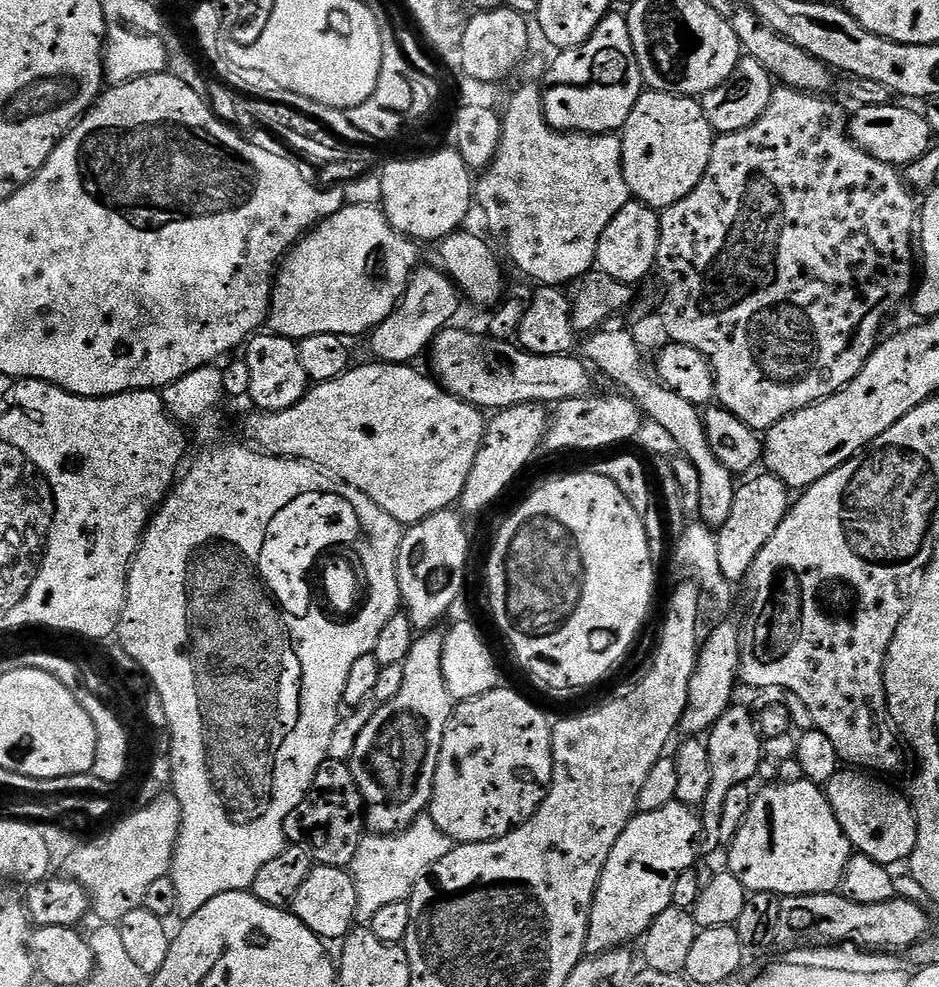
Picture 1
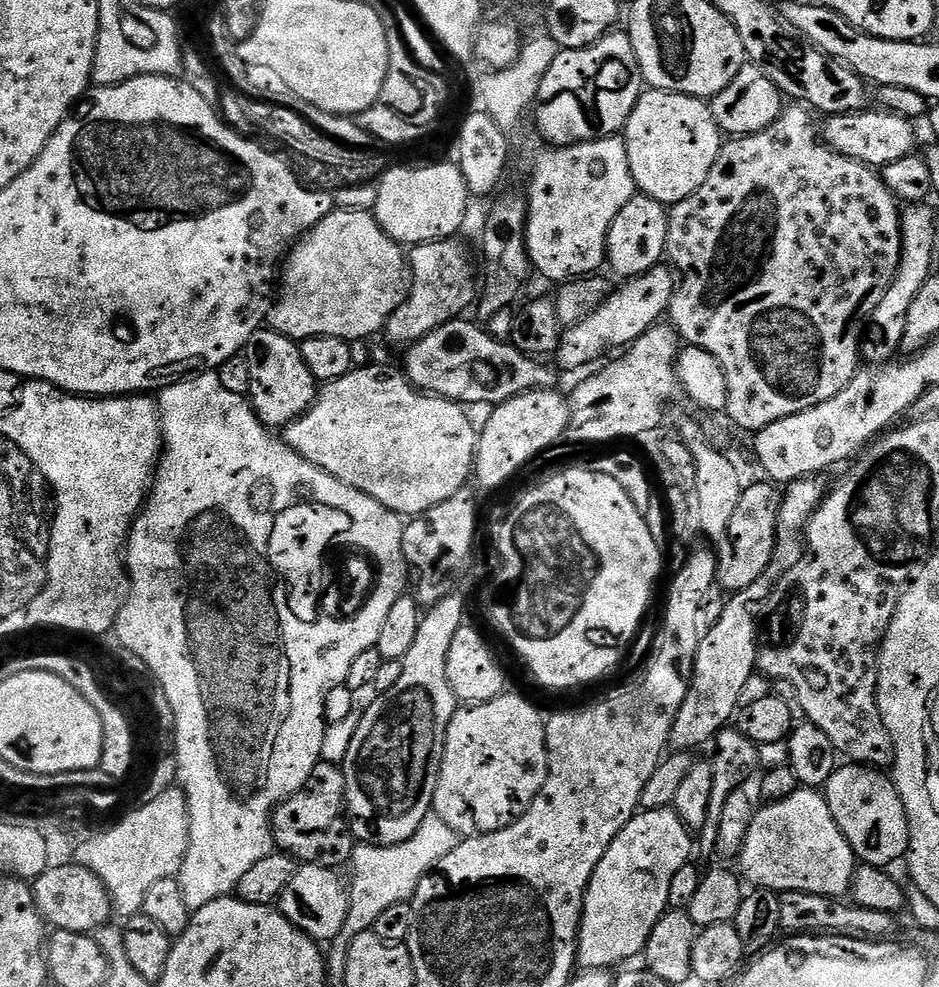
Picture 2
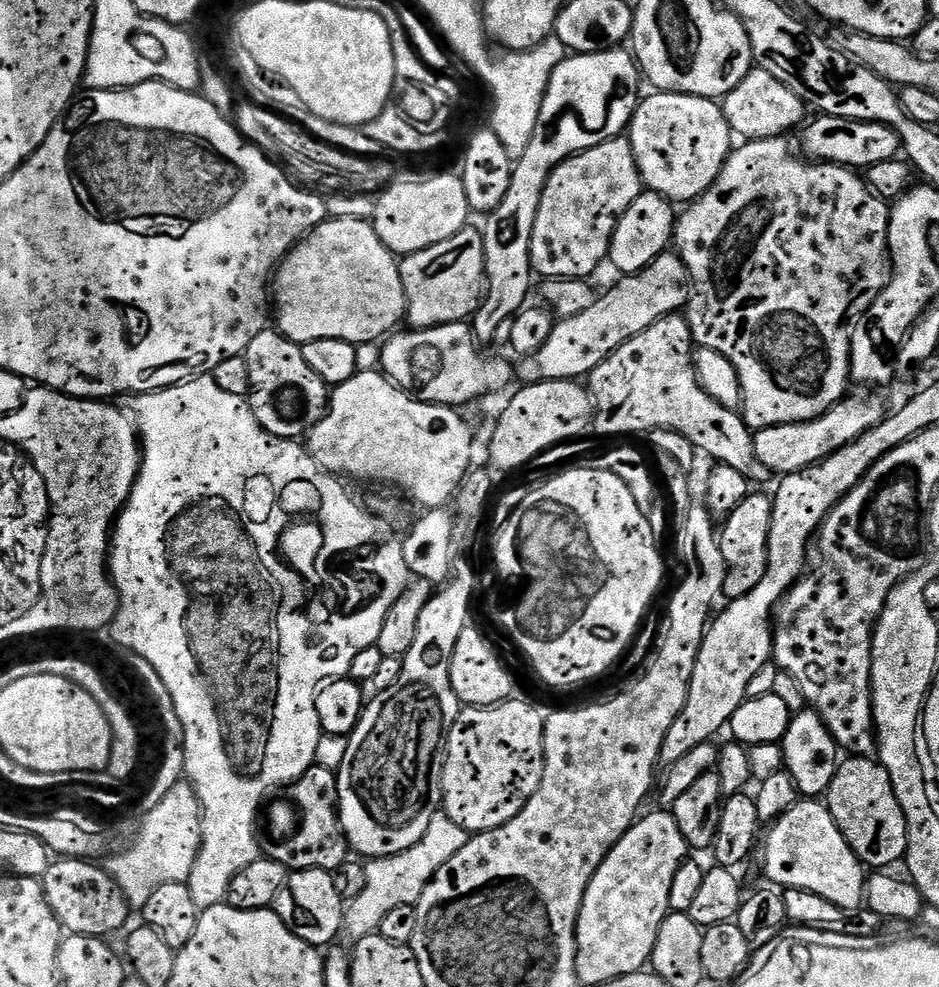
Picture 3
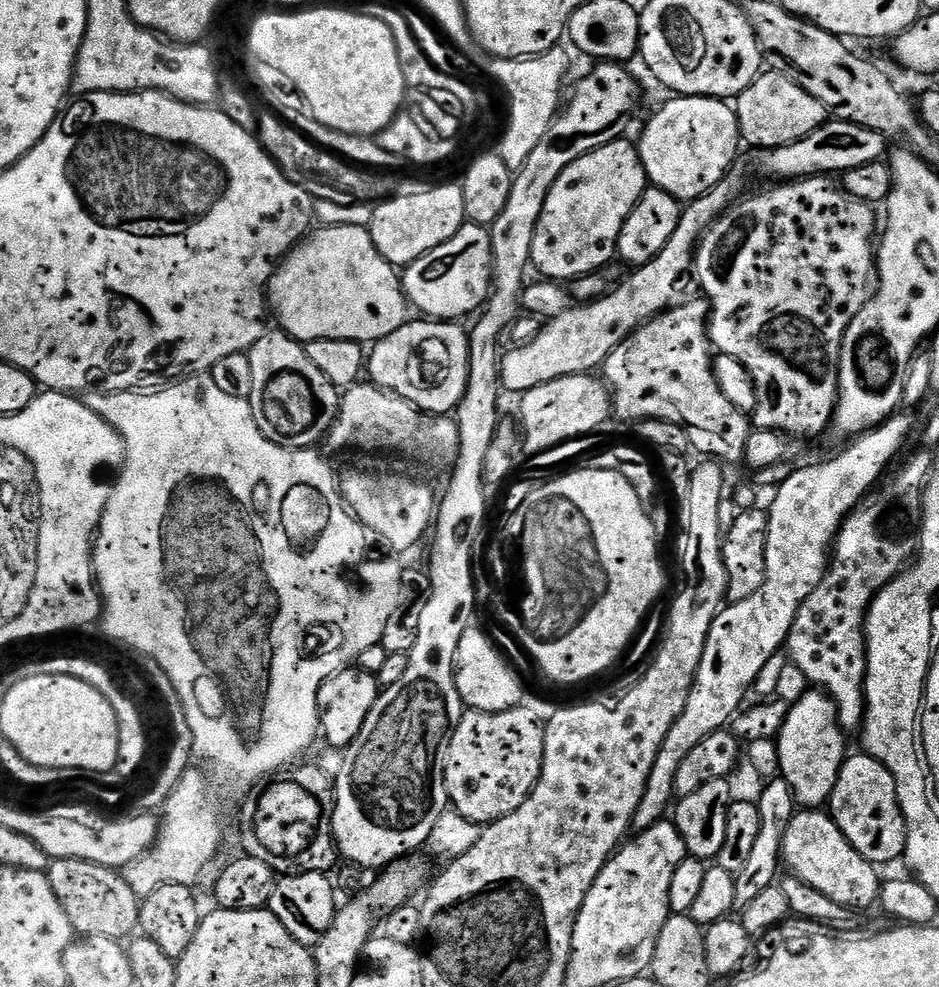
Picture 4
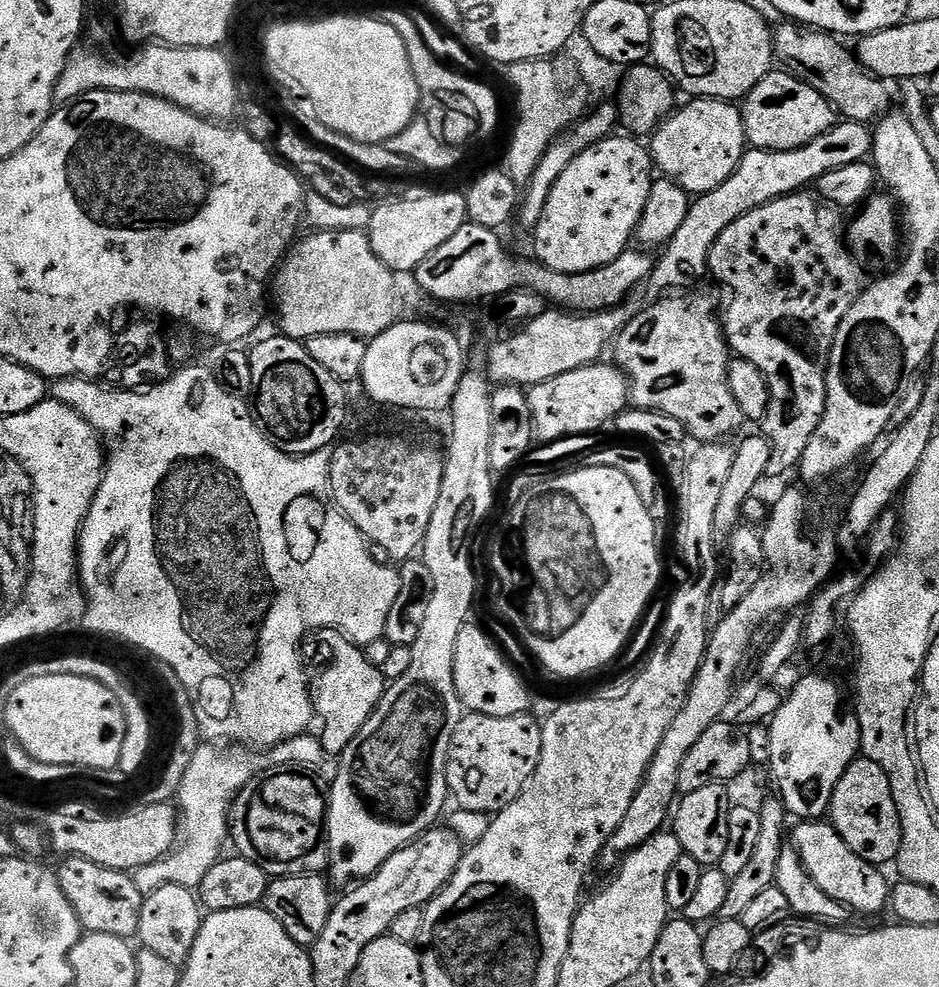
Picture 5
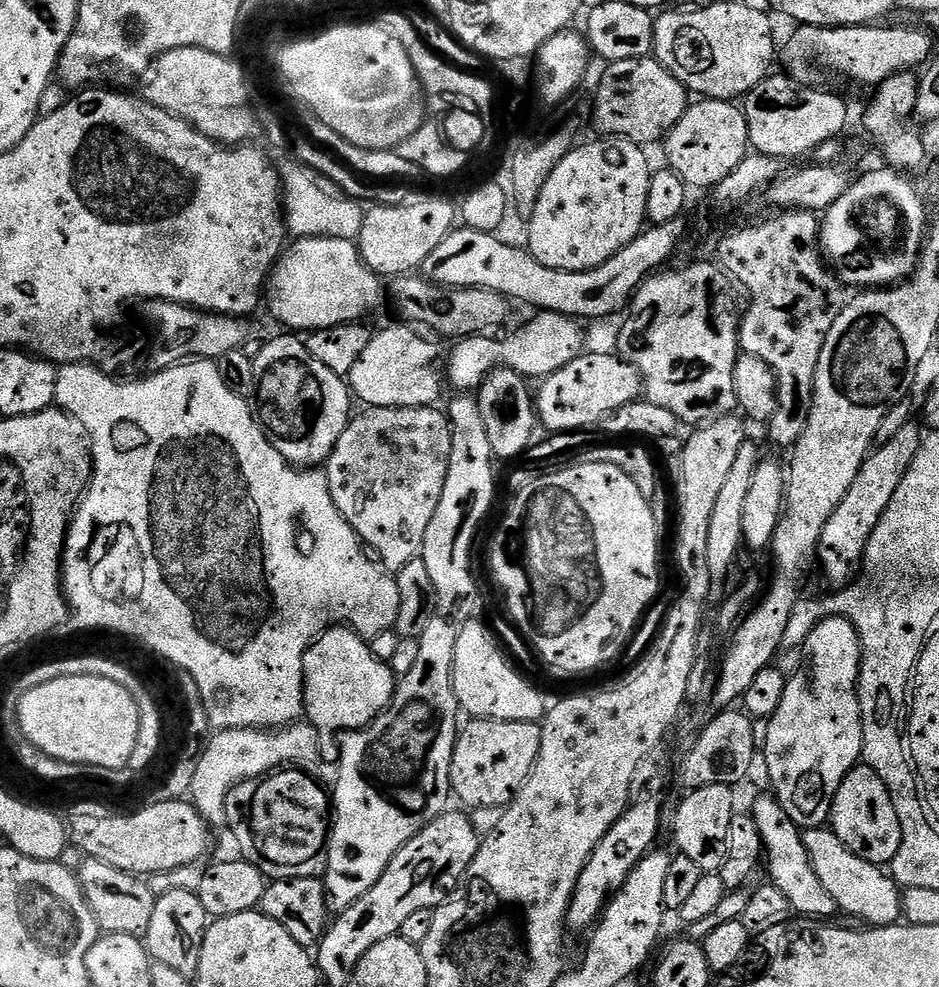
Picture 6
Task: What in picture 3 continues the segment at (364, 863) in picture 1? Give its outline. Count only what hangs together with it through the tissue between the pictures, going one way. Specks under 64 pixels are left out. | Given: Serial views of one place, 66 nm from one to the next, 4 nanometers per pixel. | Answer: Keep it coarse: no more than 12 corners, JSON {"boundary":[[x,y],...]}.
{"boundary":[[441,810],[397,856],[369,859],[344,909],[343,947],[416,905],[469,832]]}

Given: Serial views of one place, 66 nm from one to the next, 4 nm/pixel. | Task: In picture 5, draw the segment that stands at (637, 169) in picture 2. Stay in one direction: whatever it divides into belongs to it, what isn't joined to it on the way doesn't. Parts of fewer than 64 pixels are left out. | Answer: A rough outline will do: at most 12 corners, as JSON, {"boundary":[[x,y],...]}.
{"boundary":[[692,98],[651,133],[650,155],[693,197],[746,151],[727,100]]}

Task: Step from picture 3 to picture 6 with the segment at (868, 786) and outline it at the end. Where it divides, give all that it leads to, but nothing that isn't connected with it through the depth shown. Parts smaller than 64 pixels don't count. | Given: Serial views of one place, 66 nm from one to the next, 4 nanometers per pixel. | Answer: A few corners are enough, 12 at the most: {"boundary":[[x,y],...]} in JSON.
{"boundary":[[863,762],[834,794],[830,828],[891,865],[902,826],[886,782]]}

